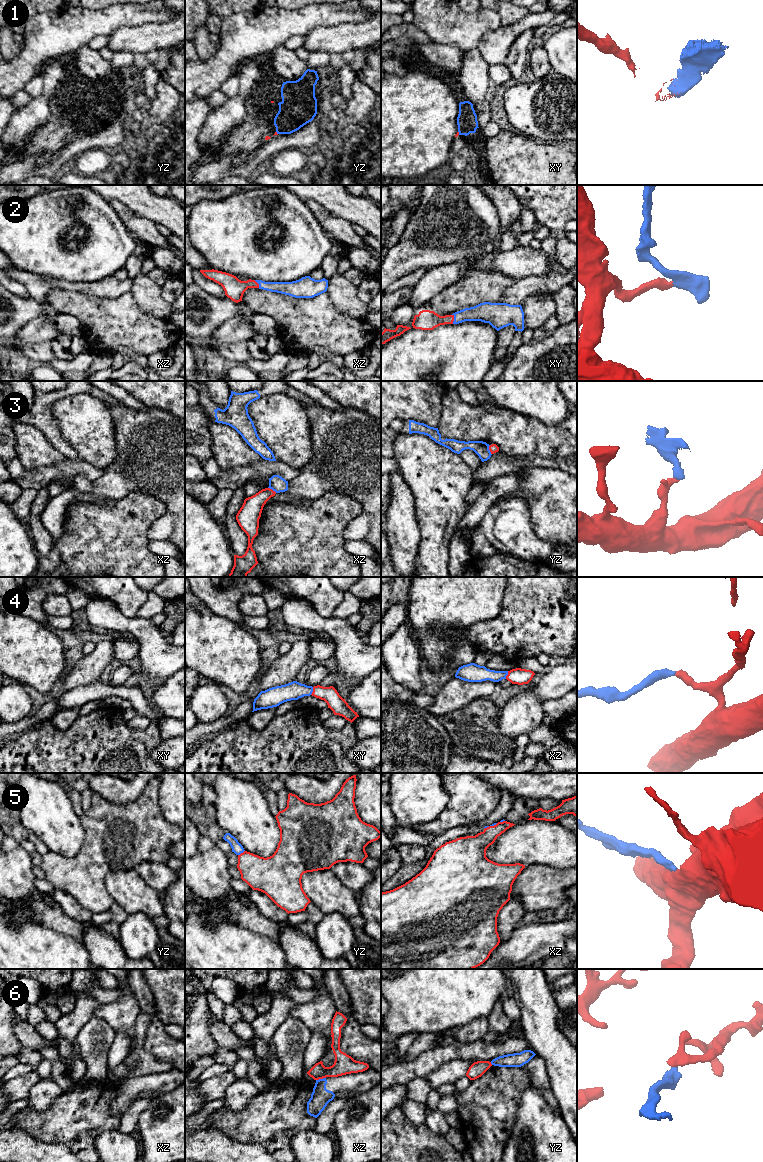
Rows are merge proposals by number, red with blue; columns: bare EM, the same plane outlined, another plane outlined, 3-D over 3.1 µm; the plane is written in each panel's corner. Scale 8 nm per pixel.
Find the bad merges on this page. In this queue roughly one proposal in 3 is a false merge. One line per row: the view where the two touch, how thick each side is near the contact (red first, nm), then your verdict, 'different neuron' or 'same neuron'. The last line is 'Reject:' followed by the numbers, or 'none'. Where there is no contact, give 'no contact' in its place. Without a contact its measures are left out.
1: meets red in xy; 20 nm thick on the red side, 160 nm on the other; different neuron
2: meets red in xy; 160 nm thick on the red side, 150 nm on the other; same neuron
3: meets red in yz; 70 nm thick on the red side, 120 nm on the other; different neuron
4: meets red in xy; 140 nm thick on the red side, 140 nm on the other; same neuron
5: meets red in yz; 280 nm thick on the red side, 90 nm on the other; different neuron
6: meets red in xz; 160 nm thick on the red side, 160 nm on the other; different neuron
Reject: 1, 3, 5, 6

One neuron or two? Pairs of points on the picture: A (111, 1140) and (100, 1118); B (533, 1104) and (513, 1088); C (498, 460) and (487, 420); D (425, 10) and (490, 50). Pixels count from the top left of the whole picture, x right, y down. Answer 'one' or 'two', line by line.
A: two
B: two
C: two
D: two

